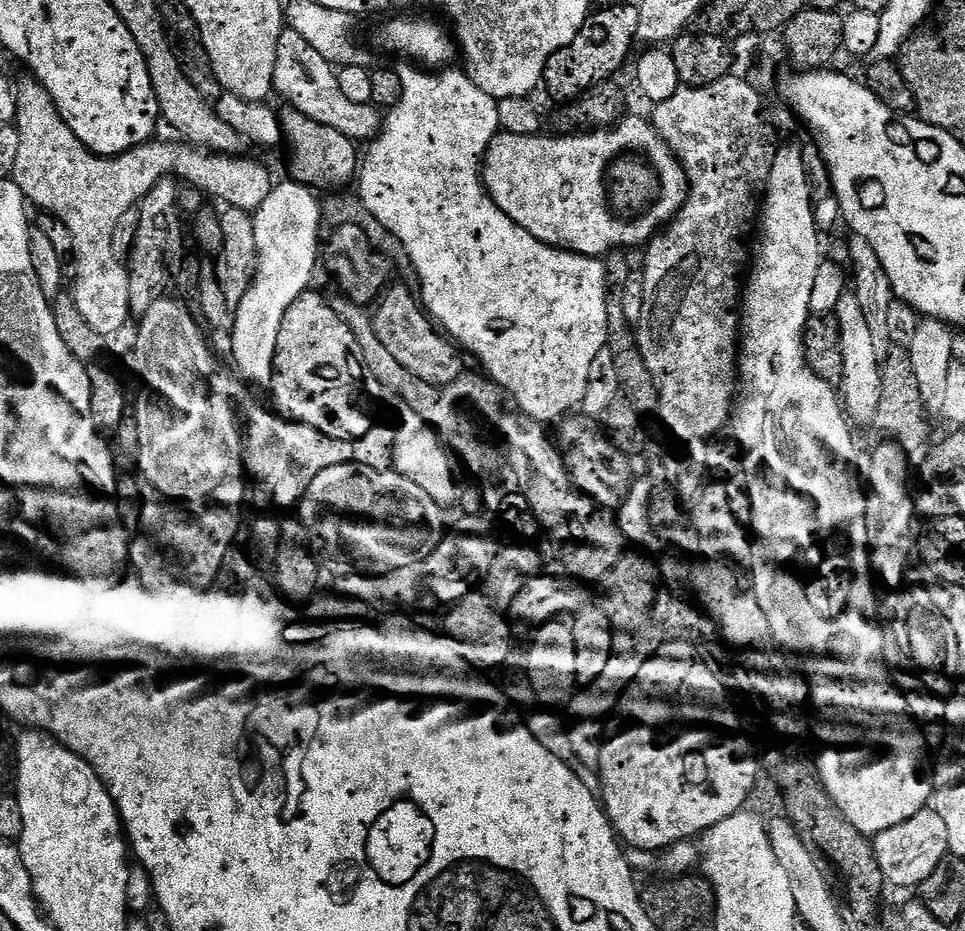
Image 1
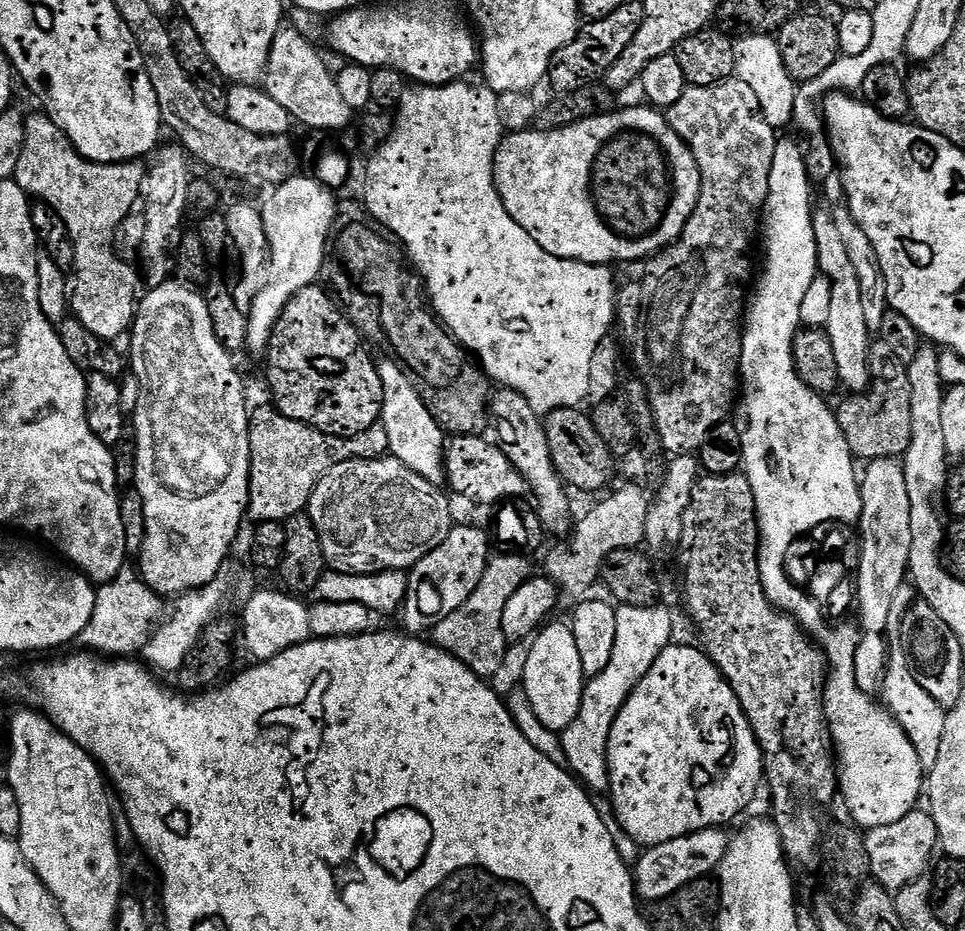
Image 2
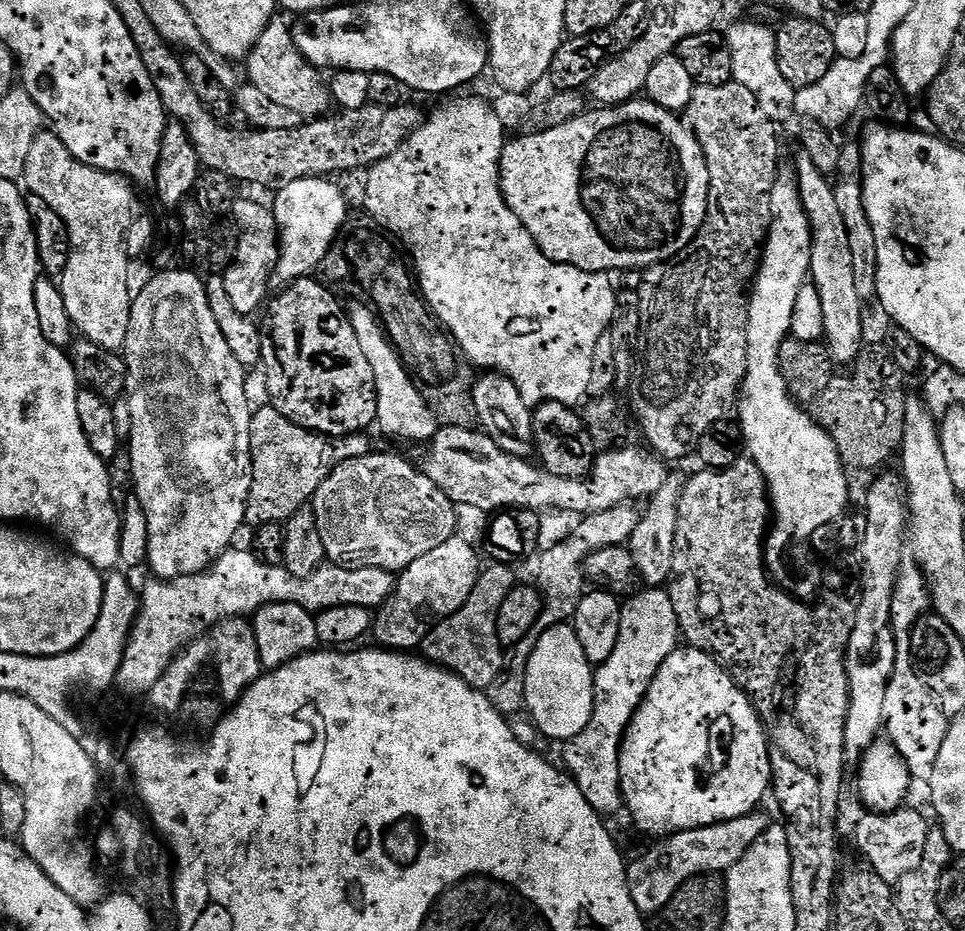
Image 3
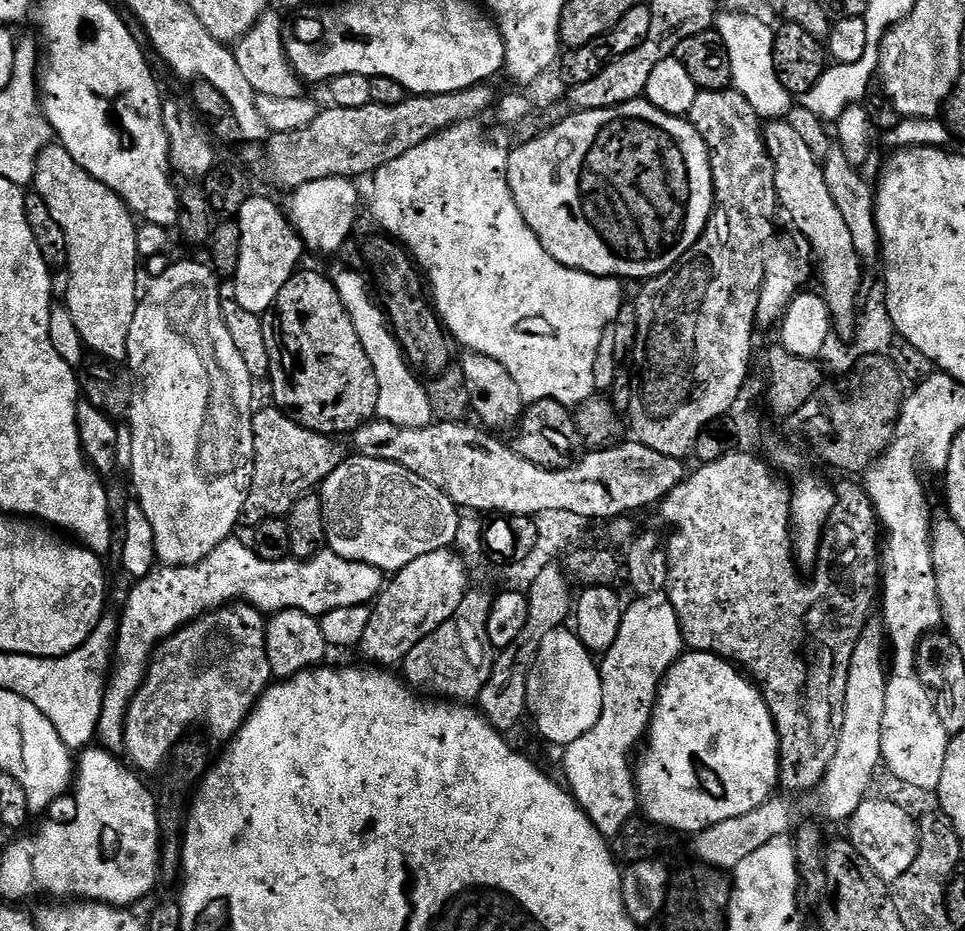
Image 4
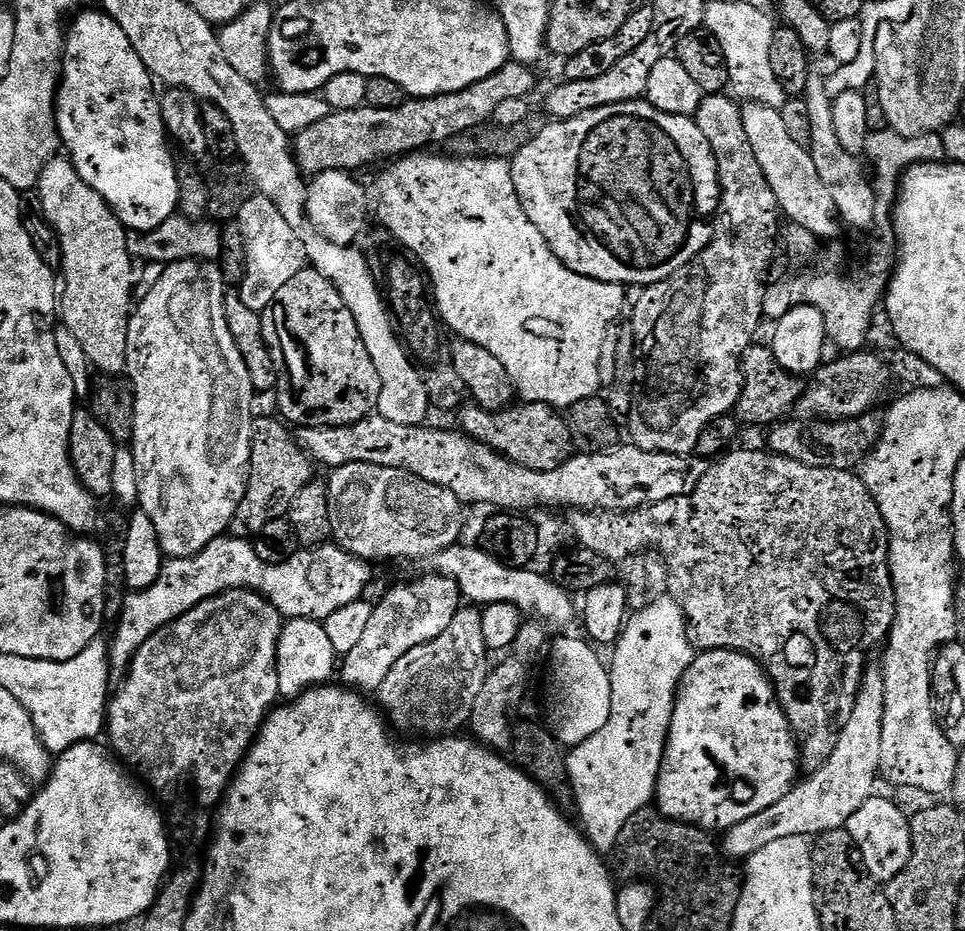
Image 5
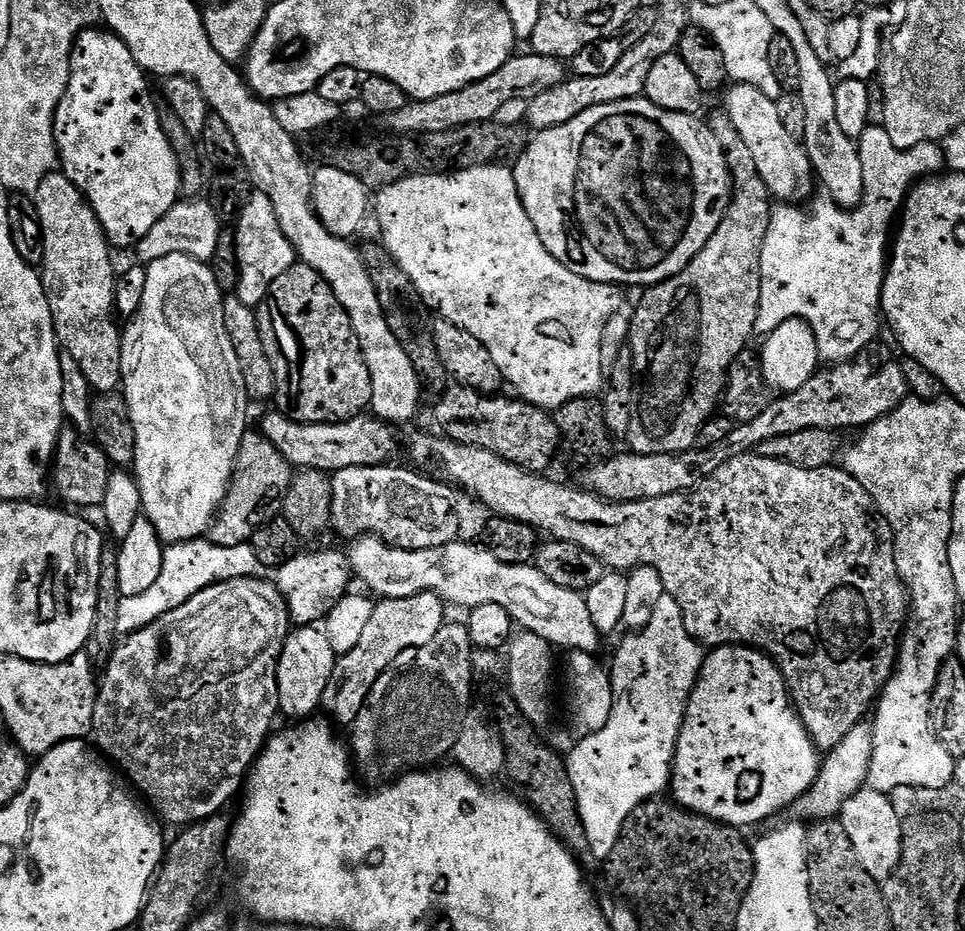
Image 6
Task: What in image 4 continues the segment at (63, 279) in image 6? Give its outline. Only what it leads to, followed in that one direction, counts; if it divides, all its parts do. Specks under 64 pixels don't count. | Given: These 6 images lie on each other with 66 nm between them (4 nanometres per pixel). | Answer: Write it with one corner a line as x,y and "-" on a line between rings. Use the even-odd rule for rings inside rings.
56,142
44,148
38,159
36,159
34,192
35,195
44,199
46,206
50,210
50,214
54,218
54,222
60,227
62,234
66,238
66,246
68,247
68,258
66,261
66,269
68,268
68,300
66,300
66,307
68,307
70,314
74,318
74,326
78,326
78,334
82,334
82,342
84,343
85,349
87,349
89,353
106,360
113,362
127,361
130,322
134,322
134,314
136,313
136,305
138,303
138,288
136,292
136,263
138,263
136,254
137,217
124,205
122,197
118,194
114,194
114,190
110,190
102,182
95,180
90,174
86,174
86,170
82,170
82,166
78,166
78,162
74,162
74,158
70,158
70,154
66,149
61,148
59,143

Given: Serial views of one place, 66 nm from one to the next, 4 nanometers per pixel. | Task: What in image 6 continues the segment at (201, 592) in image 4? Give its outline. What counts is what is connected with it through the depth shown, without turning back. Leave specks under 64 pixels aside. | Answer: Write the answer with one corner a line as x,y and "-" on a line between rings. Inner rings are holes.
211,539
187,540
181,544
169,544
164,549
162,558
162,574
158,574
154,586
150,586
142,594
130,594
120,597
118,606
118,633
121,637
133,636
138,630
158,622
170,610
178,610
194,594
206,590
215,584
221,584
234,578
259,577
265,571
264,564
258,562
258,554
254,554
251,543
238,546
218,546
-
304,550
274,572
276,589
284,595
284,601
288,603
288,615
300,626
319,625
328,611
343,596
349,595
348,583
353,583
353,580
352,565
348,563
347,555
343,551
307,552

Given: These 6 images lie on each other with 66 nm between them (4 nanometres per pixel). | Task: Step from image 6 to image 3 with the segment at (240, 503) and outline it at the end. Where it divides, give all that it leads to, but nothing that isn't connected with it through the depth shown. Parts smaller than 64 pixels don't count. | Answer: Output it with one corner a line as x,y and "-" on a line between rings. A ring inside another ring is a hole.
265,406
257,407
252,413
250,422
250,450
252,451
252,489
248,495
248,505
244,515
245,525
253,529
261,528
263,524
283,524
292,517
299,508
305,507
315,496
318,486
326,482
326,478
342,462
362,458
368,455
367,435
354,436
322,436
318,432
312,432
308,428
298,426
285,418
277,408

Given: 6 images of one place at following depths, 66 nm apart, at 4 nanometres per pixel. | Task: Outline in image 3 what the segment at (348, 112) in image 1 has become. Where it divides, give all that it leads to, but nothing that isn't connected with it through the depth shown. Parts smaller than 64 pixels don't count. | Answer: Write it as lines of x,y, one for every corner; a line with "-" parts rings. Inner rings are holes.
277,14
262,30
262,38
252,47
248,56
247,83
258,86
273,102
279,102
294,110
301,118
320,118
333,107
332,94
329,85
322,77
321,69
308,62
308,59
298,50
292,37
294,20
291,15

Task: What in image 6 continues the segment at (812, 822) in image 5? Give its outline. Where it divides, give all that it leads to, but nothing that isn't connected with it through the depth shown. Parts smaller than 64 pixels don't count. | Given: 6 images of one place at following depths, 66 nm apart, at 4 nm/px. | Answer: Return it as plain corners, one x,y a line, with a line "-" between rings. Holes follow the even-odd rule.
861,722
858,726
854,726
854,730
850,730
846,738
842,738
838,747
823,757
820,773
816,775
816,780
810,789
789,805
789,819
794,822
815,822
837,817
845,802
867,785
873,750
871,723

